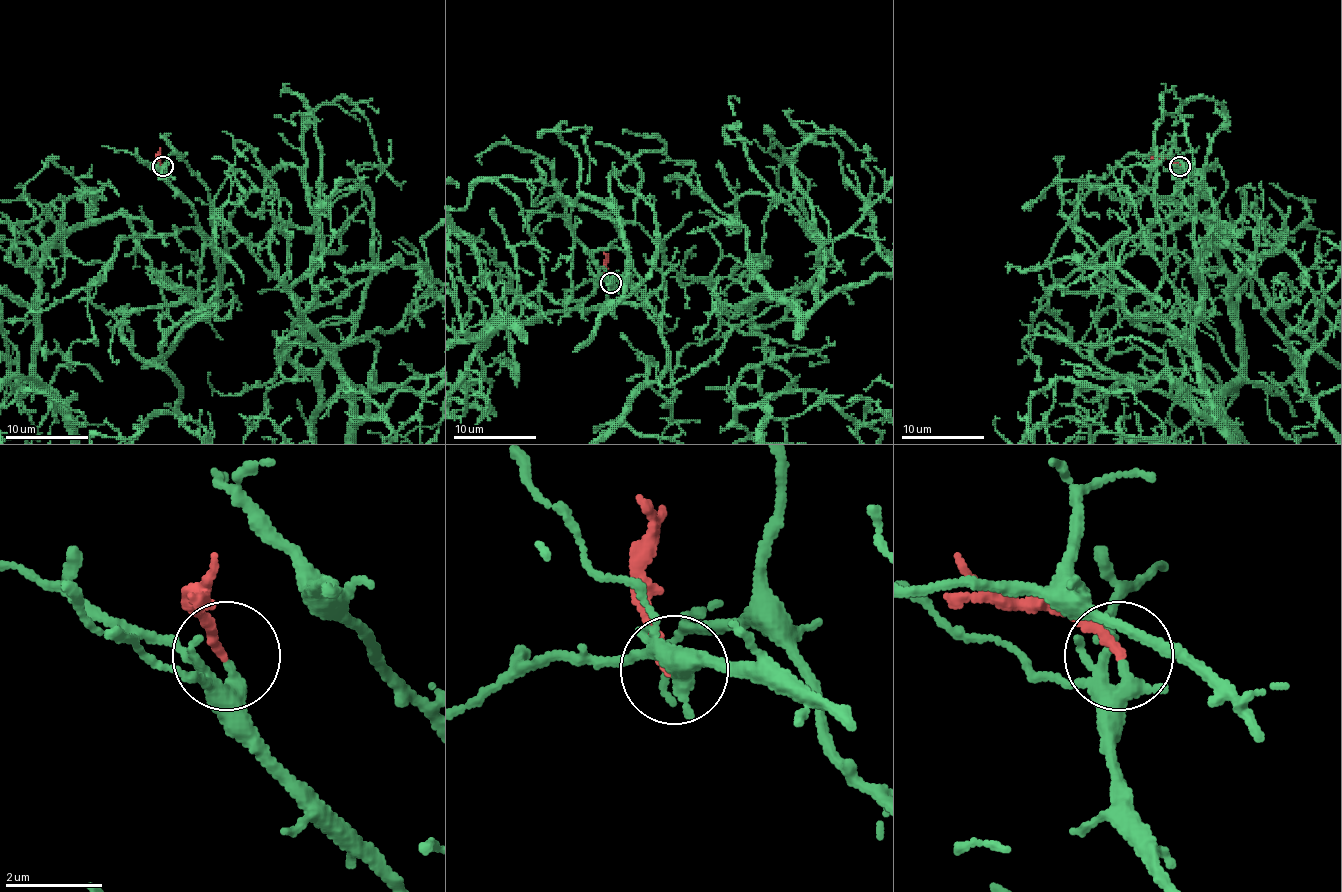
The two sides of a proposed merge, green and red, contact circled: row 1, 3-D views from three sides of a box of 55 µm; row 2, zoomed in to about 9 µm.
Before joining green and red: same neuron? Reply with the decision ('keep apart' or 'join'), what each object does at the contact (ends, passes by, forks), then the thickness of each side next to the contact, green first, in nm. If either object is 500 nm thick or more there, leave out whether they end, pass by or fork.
join | green ends | red ends | 400/190 nm

